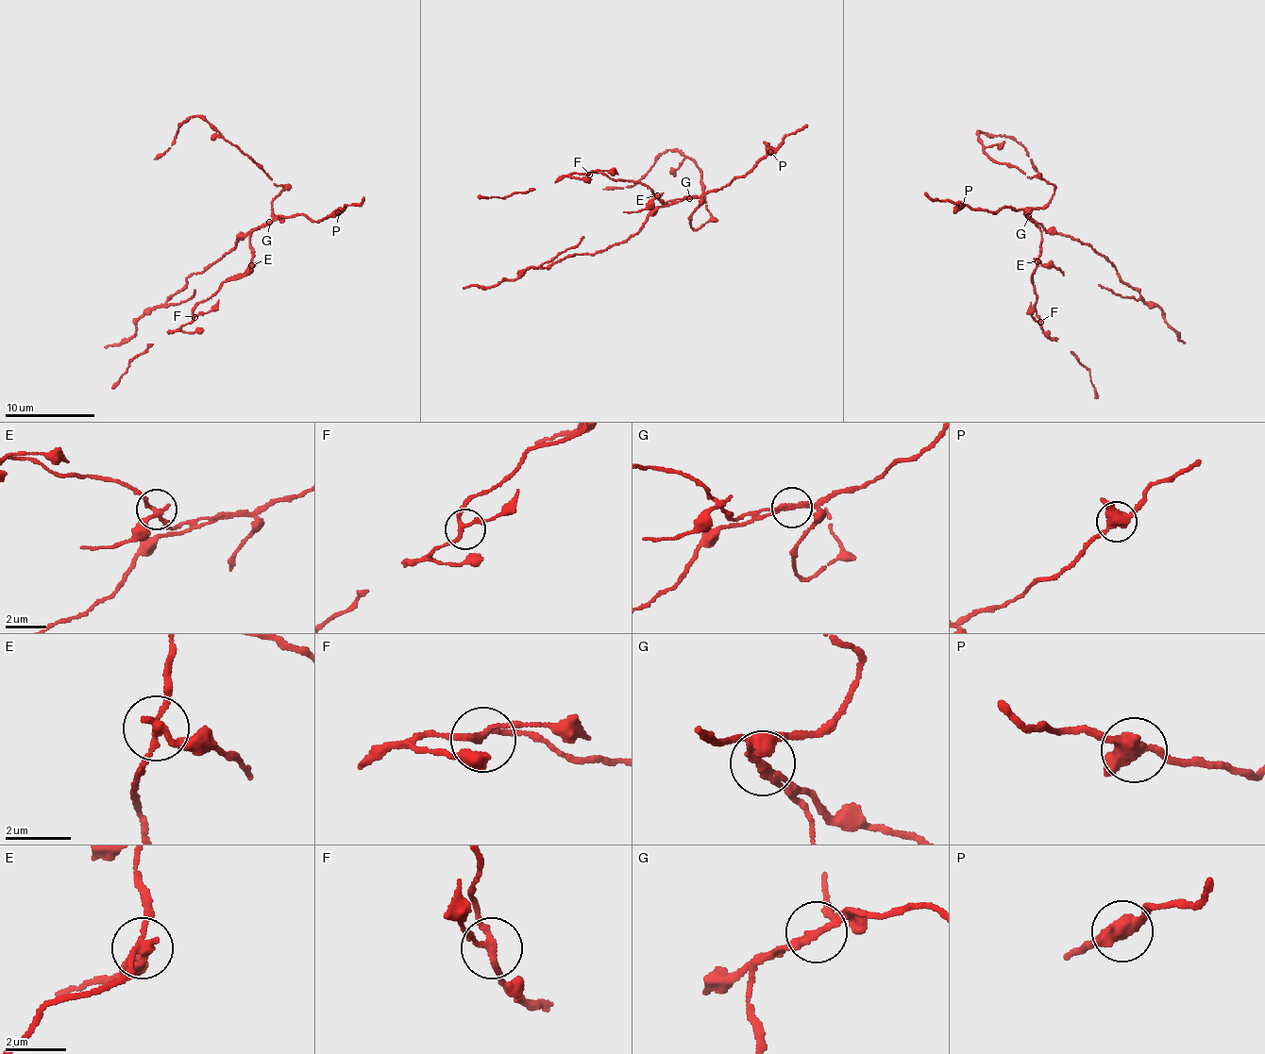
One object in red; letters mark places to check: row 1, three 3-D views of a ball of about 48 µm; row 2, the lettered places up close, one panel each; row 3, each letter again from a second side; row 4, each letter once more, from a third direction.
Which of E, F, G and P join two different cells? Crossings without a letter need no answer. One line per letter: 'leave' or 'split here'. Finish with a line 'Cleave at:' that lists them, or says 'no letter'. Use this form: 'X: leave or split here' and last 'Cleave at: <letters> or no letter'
E: split here
F: leave
G: split here
P: leave
Cleave at: E, G

